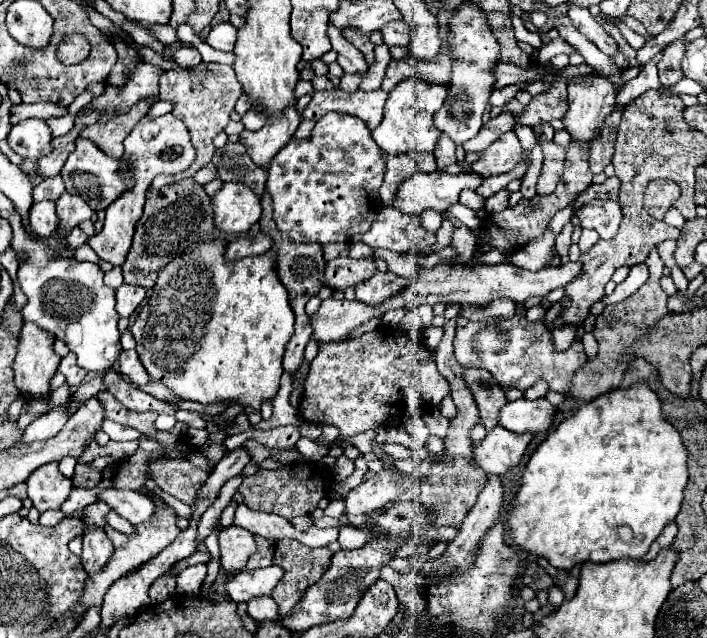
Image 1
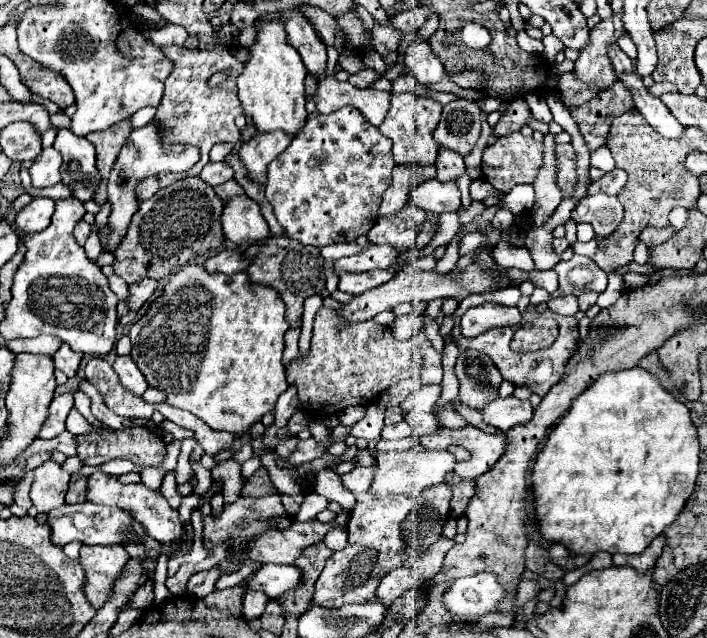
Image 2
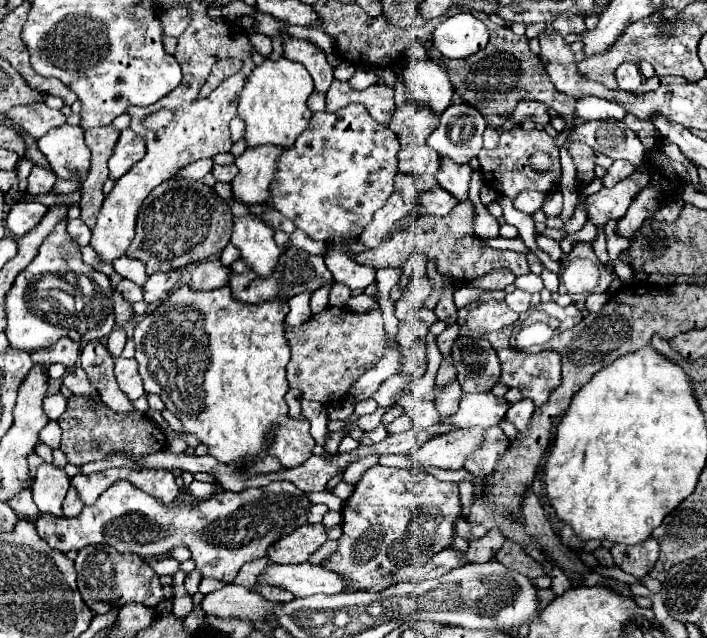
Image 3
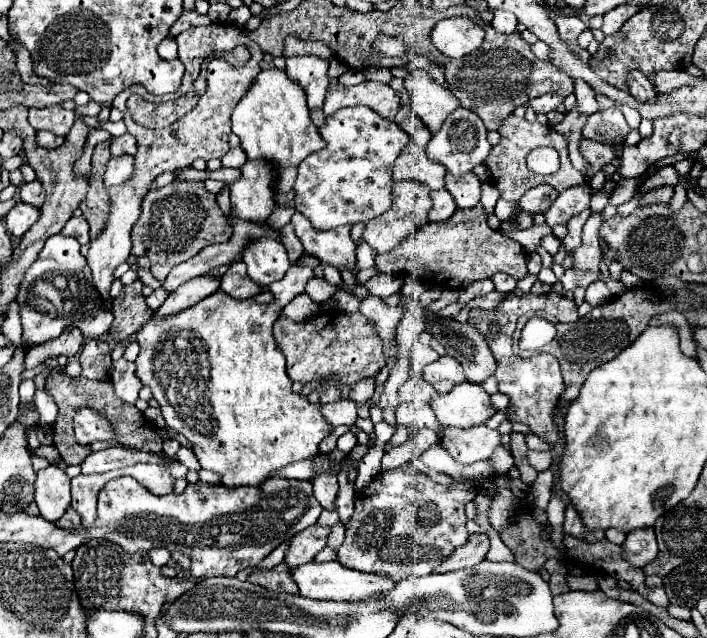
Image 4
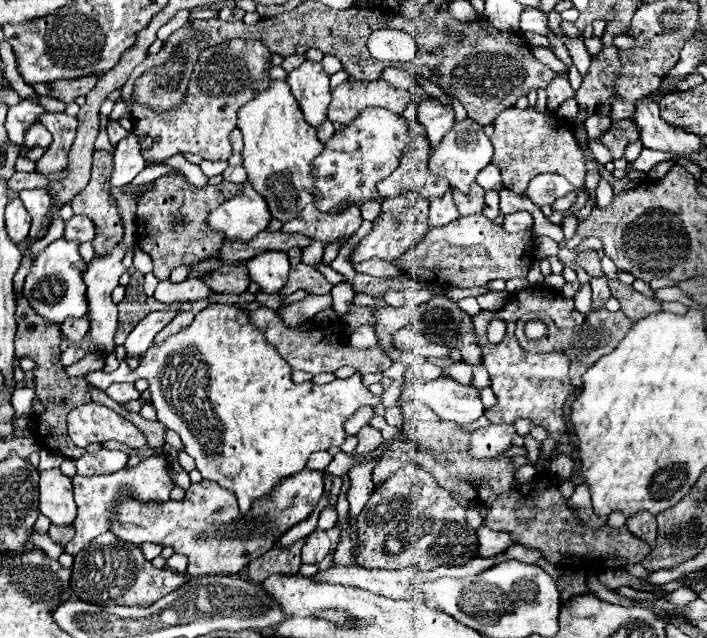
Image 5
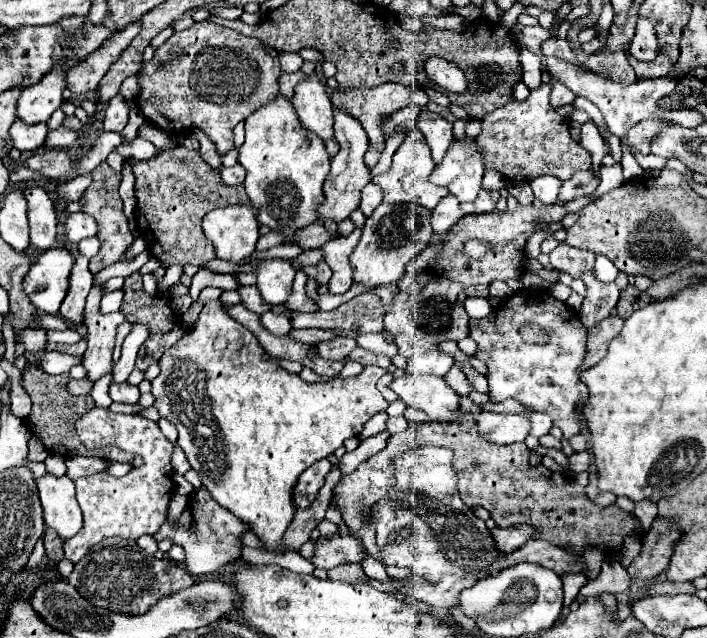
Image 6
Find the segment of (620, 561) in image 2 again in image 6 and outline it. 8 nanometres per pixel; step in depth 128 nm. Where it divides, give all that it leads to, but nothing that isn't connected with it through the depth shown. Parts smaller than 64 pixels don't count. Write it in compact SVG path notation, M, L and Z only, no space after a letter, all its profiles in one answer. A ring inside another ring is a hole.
M640 500L640 504L636 504L636 508L634 508L634 516L638 516L642 530L648 530L650 524L654 522L654 518L658 516L656 504L650 502L650 500Z

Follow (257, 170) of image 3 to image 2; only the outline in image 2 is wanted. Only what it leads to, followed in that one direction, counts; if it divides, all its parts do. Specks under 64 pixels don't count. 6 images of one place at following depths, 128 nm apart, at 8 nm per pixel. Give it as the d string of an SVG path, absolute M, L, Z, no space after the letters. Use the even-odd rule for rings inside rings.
M256 132L256 136L248 144L244 144L238 152L250 182L264 184L268 164L278 154L282 154L290 142L292 136L286 136L284 132Z

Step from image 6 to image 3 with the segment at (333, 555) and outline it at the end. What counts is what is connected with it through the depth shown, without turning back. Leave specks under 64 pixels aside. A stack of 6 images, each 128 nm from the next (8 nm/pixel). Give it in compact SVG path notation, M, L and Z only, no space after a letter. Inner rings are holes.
M306 524L296 532L280 538L270 550L268 556L278 564L302 564L328 540L324 524Z

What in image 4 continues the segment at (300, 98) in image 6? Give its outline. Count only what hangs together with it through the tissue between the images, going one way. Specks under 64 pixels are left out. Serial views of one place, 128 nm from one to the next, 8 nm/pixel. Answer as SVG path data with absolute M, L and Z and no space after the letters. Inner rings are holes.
M292 56L286 58L286 76L294 80L304 92L310 110L318 110L324 104L328 90L328 62L318 56Z

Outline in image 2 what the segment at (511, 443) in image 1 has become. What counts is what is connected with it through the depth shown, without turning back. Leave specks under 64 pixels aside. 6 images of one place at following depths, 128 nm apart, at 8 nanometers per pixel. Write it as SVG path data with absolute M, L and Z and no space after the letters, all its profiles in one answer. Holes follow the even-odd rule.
M464 426L460 430L442 428L436 434L422 436L418 440L424 448L442 448L448 444L460 444L468 448L471 458L465 462L457 462L454 467L455 474L464 480L474 480L484 470L490 470L498 456L502 456L506 446L504 434L486 434L474 426Z

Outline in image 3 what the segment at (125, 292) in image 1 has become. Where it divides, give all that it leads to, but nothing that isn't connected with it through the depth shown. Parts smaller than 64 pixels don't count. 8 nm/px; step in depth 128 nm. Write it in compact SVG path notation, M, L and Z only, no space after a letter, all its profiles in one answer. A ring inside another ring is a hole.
M184 268L166 274L152 274L144 284L144 300L146 302L166 300L170 292L182 282L182 278L184 278Z

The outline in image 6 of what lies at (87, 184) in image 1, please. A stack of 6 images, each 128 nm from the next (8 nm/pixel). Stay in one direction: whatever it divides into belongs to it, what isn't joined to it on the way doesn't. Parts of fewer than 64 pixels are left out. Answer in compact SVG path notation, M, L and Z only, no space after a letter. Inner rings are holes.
M16 120L10 128L10 138L18 150L36 150L46 140L46 124L24 124L22 120Z

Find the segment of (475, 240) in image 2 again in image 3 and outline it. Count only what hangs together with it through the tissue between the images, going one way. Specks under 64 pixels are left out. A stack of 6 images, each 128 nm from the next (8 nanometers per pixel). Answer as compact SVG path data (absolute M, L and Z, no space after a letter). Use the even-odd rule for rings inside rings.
M499 236L494 240L486 240L486 244L492 246L492 248L498 248L498 250L513 250L524 254L530 252L521 238L512 239Z

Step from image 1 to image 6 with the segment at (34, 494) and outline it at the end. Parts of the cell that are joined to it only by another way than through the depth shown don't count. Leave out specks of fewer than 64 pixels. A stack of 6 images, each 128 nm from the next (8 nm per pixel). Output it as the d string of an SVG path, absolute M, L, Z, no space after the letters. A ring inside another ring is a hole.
M46 474L36 480L40 502L44 508L44 522L48 528L56 530L60 540L66 542L82 528L82 512L76 502L74 482L68 476L56 478Z

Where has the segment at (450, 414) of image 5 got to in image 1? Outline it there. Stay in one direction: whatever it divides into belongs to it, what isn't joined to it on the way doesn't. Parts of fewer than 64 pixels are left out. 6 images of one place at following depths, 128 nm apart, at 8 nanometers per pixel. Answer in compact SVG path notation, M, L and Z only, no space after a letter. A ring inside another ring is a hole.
M520 398L514 402L506 402L500 408L498 424L512 432L546 432L554 420L554 410L556 408L544 398L534 402Z

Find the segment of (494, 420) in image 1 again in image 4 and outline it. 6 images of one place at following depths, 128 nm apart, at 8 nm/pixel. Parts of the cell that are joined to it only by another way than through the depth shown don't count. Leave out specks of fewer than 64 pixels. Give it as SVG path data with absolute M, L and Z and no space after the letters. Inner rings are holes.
M434 314L436 318L424 322L424 330L428 330L432 334L432 338L436 338L452 358L456 358L466 374L466 380L472 384L482 384L486 378L490 378L496 370L496 360L484 340L484 336L474 328L474 324L470 322L458 322L454 318L438 318L438 314Z

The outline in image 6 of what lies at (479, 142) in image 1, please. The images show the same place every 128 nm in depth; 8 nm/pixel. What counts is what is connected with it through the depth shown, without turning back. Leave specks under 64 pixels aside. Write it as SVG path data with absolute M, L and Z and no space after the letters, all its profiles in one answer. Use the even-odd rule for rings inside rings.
M552 80L552 94L550 94L550 104L554 108L560 108L564 104L572 104L576 98L574 92L568 92L568 88L564 88L564 84Z

